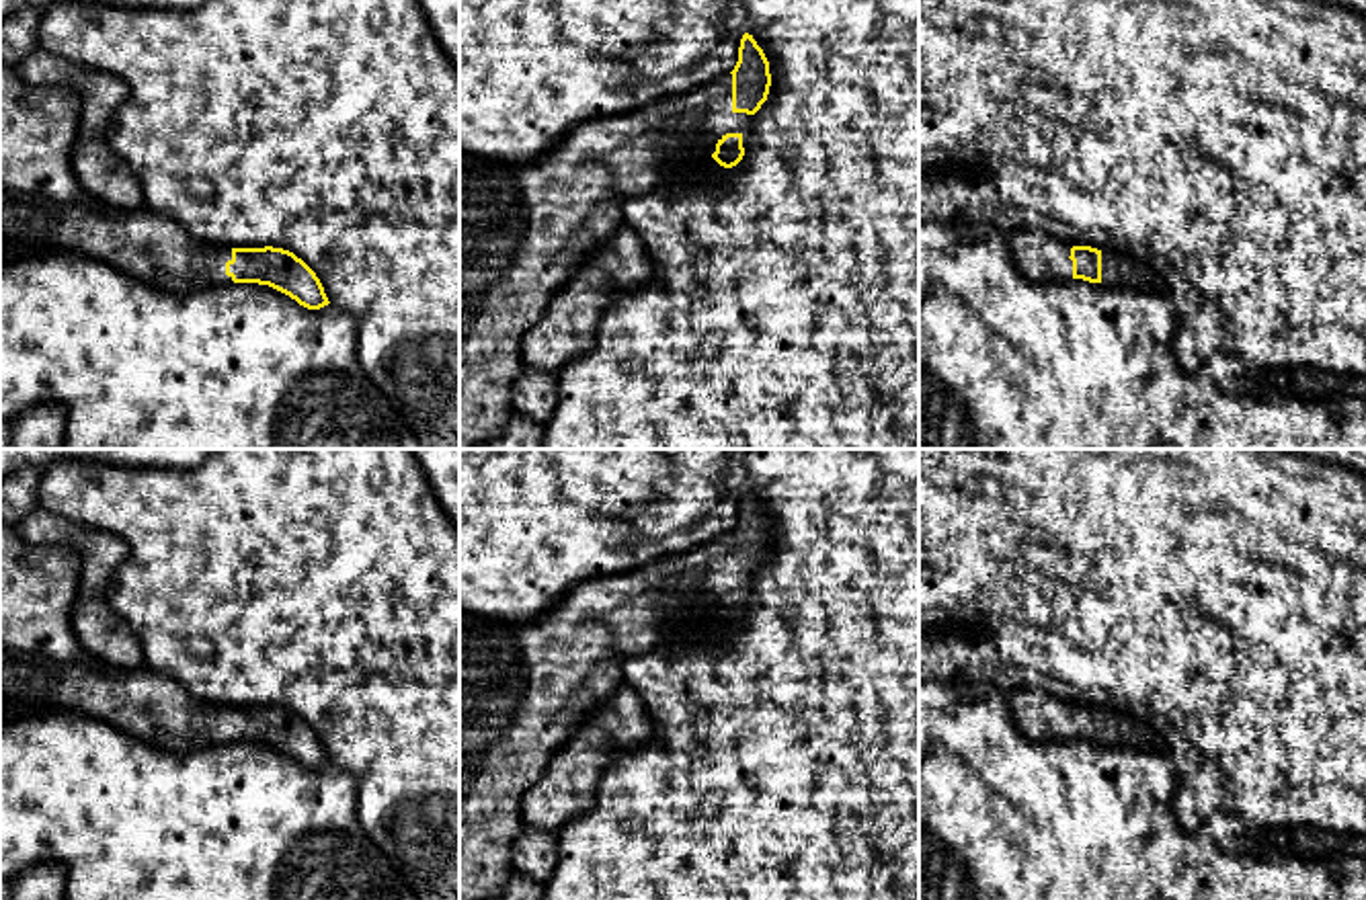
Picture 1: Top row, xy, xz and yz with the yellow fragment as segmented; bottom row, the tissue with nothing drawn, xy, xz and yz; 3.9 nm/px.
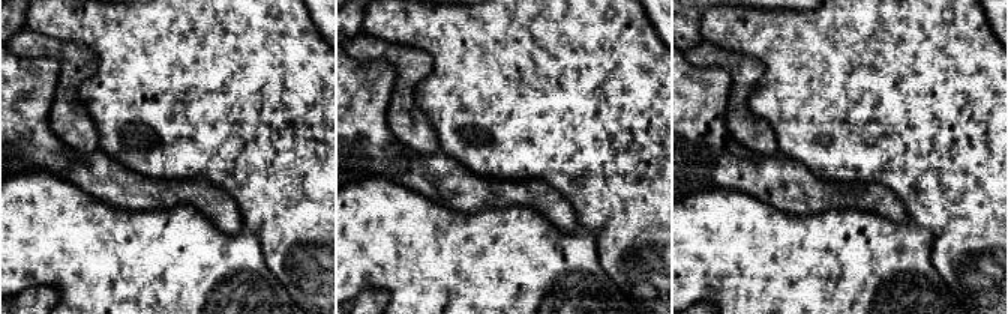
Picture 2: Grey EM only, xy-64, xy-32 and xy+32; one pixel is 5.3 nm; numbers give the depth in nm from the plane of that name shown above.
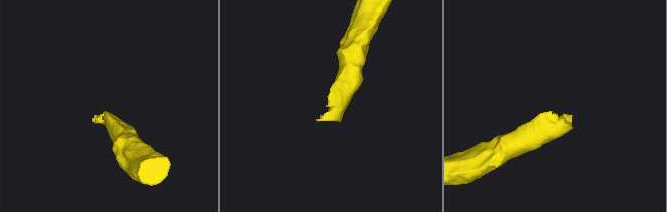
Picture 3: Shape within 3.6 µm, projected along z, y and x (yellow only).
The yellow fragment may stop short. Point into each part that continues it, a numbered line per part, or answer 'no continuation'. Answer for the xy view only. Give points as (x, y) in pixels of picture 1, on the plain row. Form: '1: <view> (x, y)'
1: xy (44, 667)

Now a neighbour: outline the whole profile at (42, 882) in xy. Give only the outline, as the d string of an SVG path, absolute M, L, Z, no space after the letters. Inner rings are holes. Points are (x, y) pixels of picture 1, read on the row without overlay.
M37 863L10 882L0 882L0 900L66 900L66 867Z

